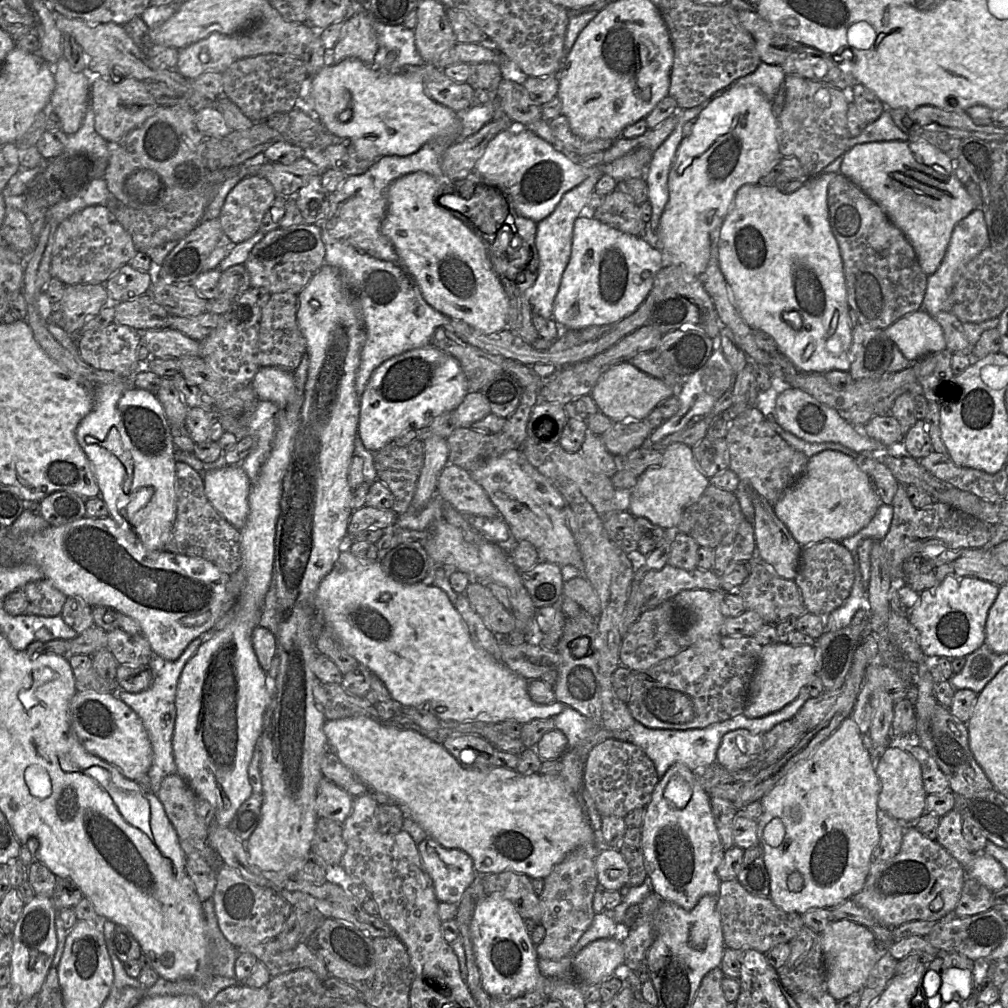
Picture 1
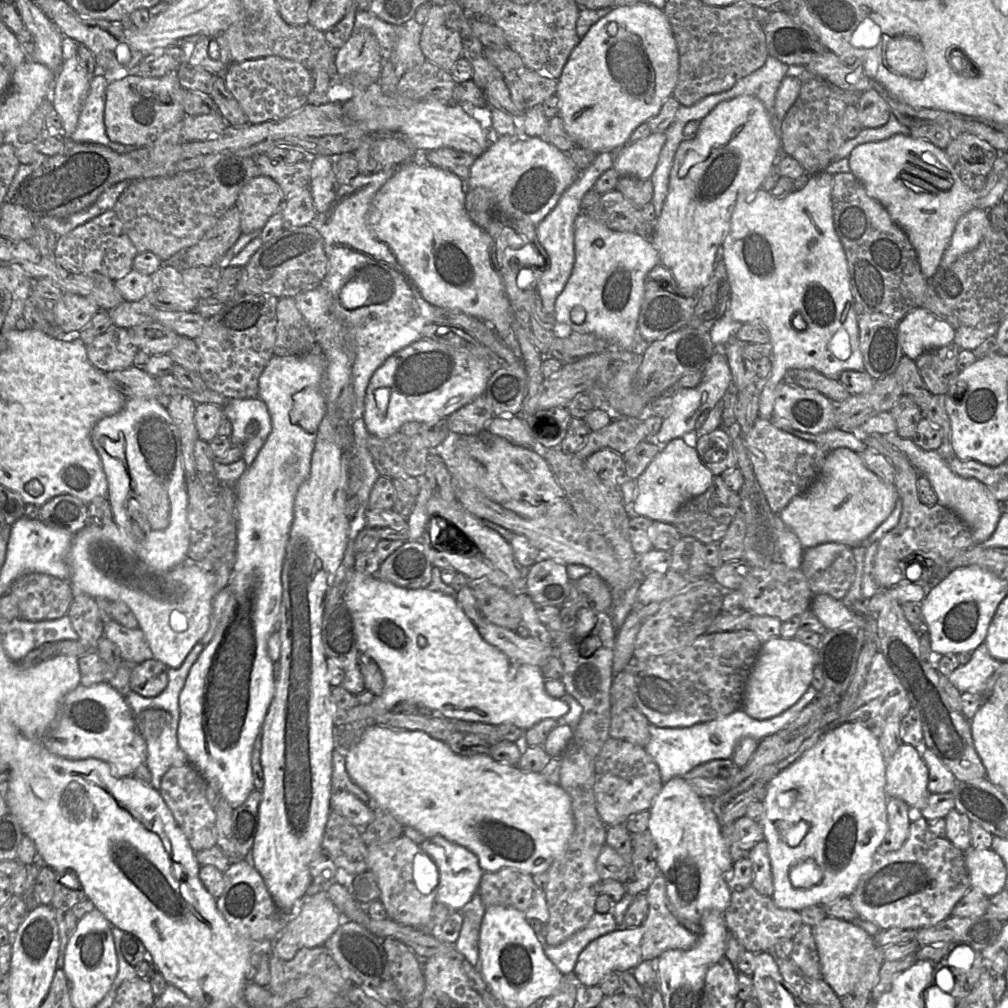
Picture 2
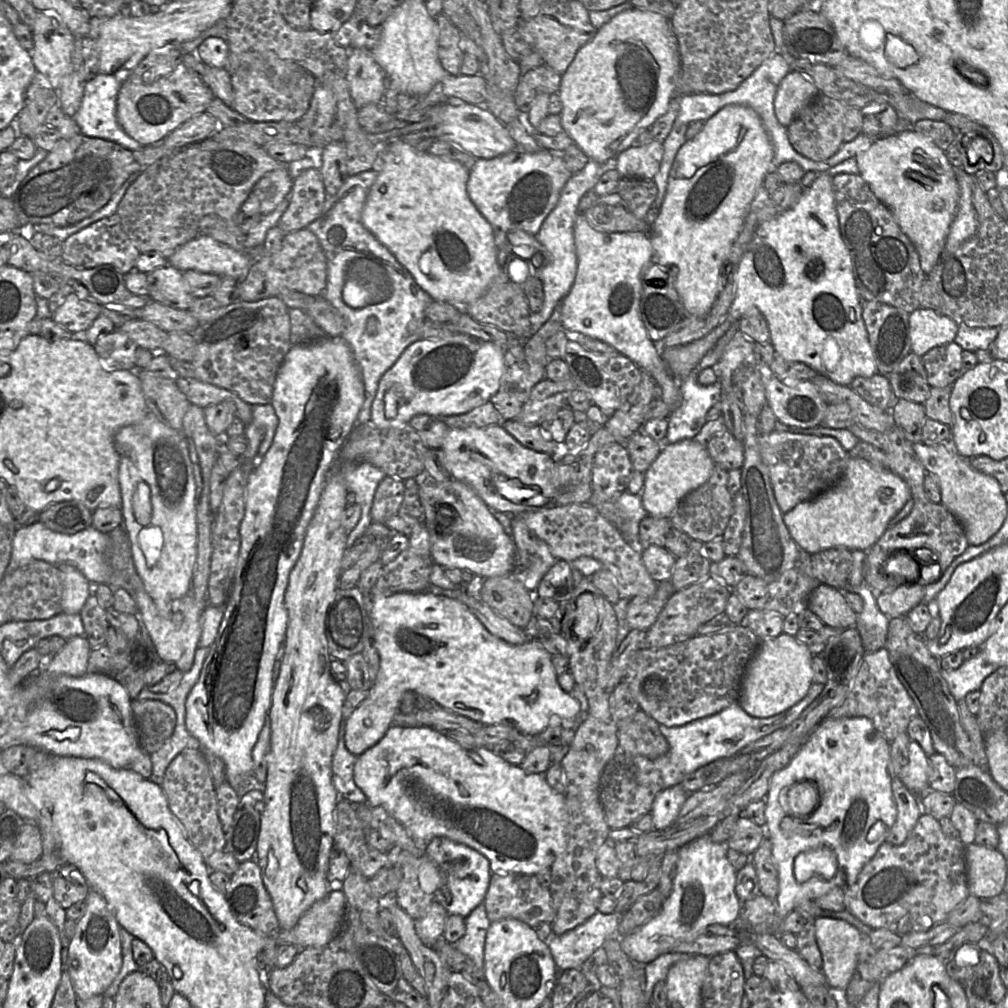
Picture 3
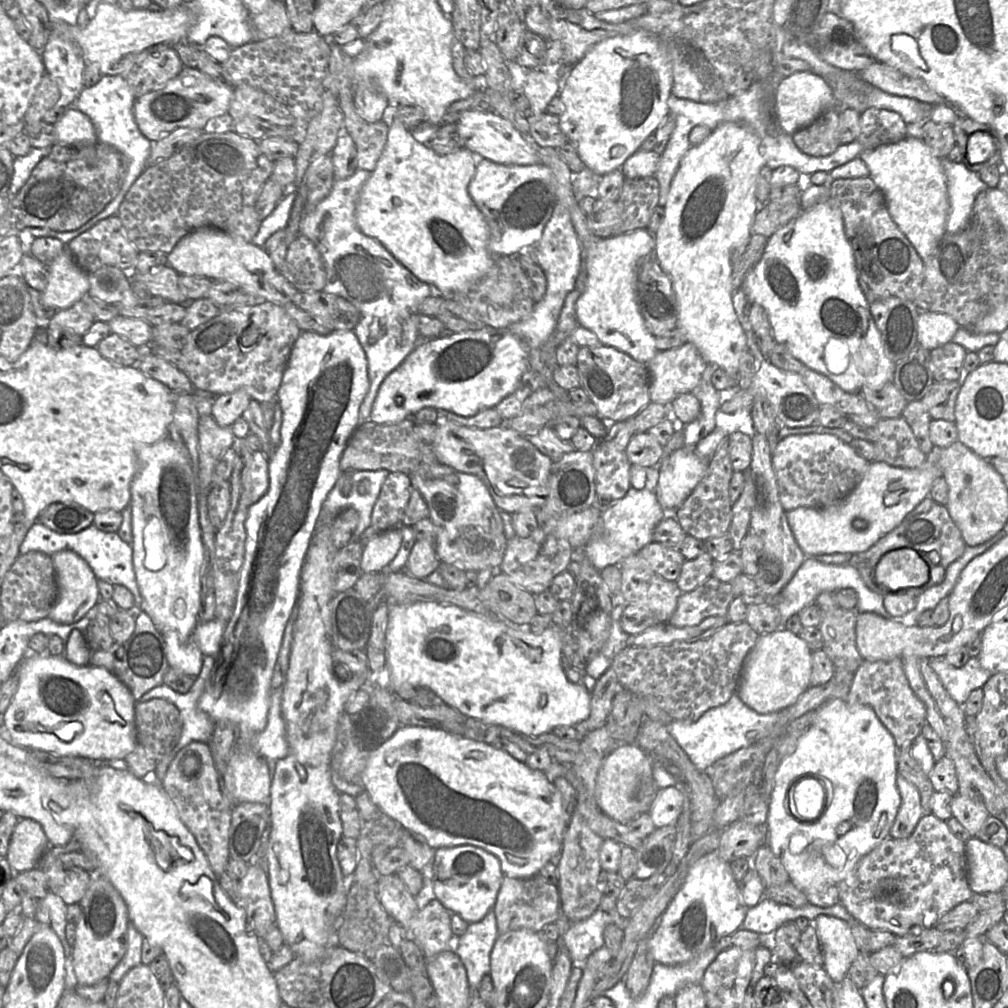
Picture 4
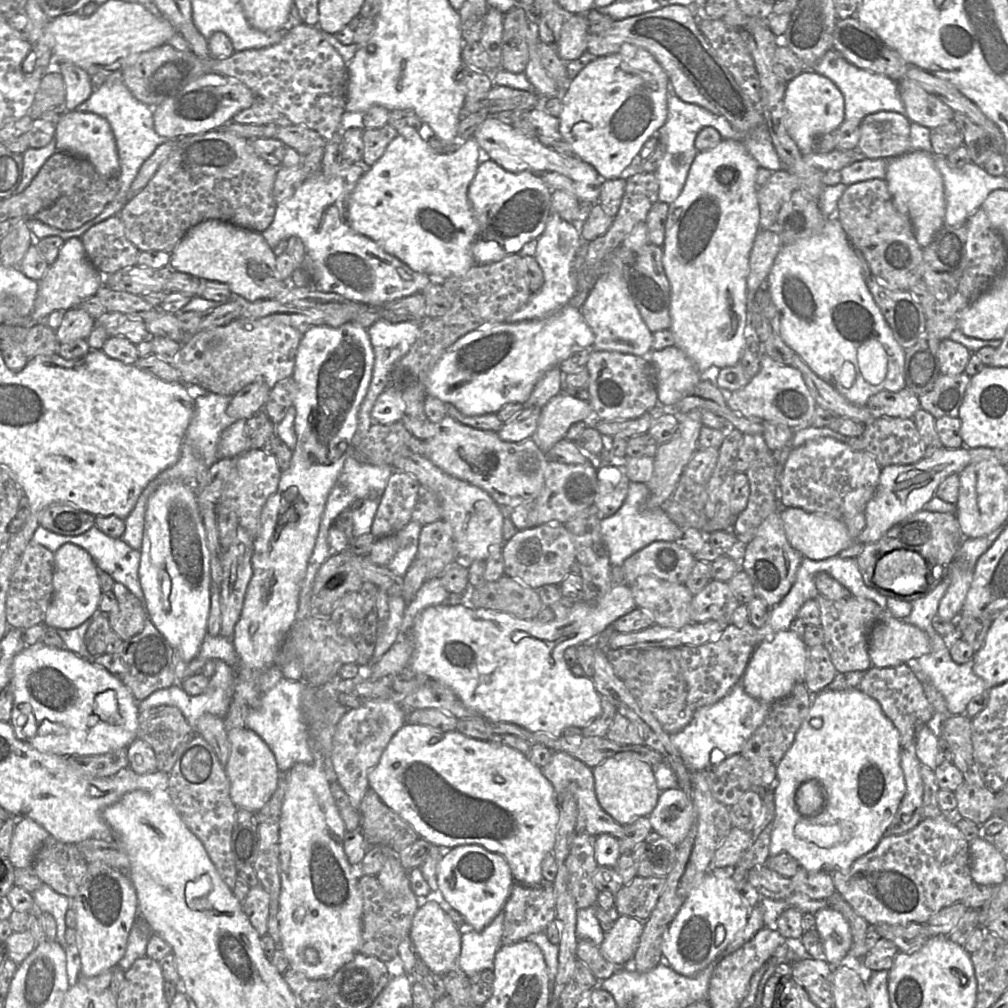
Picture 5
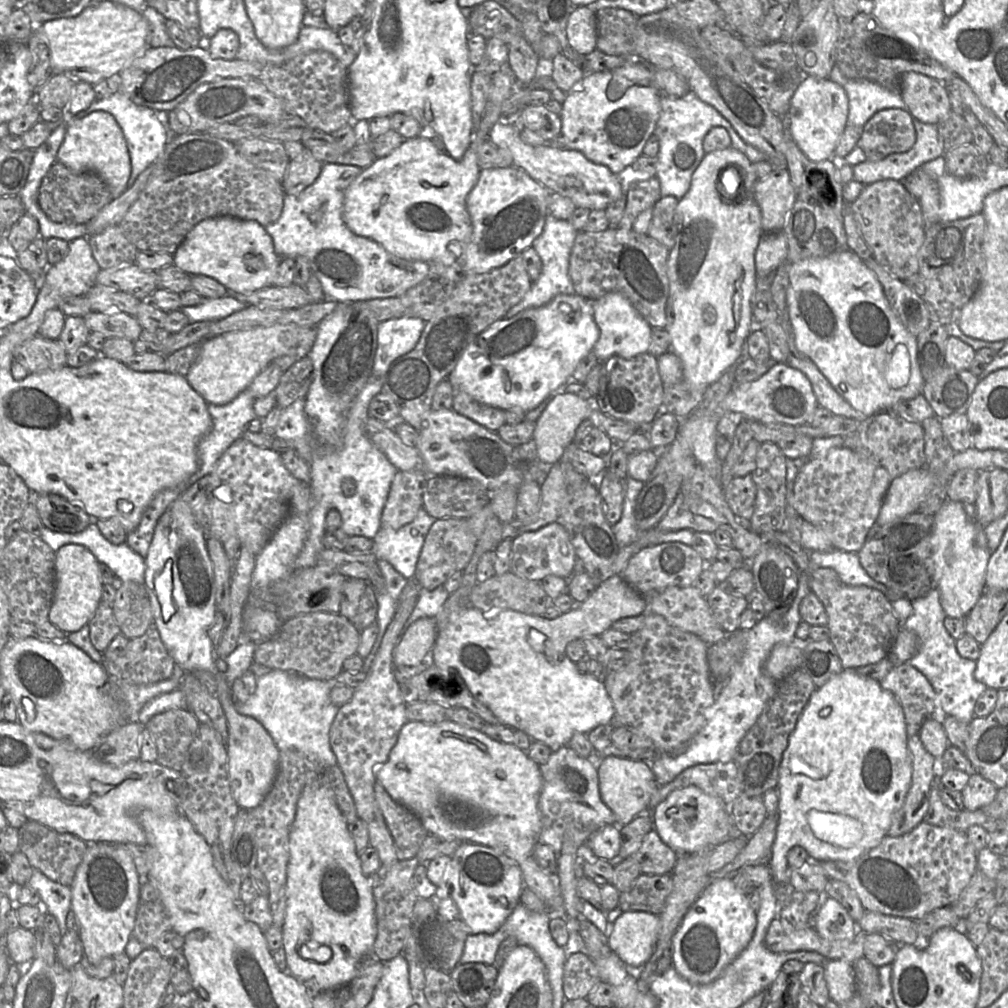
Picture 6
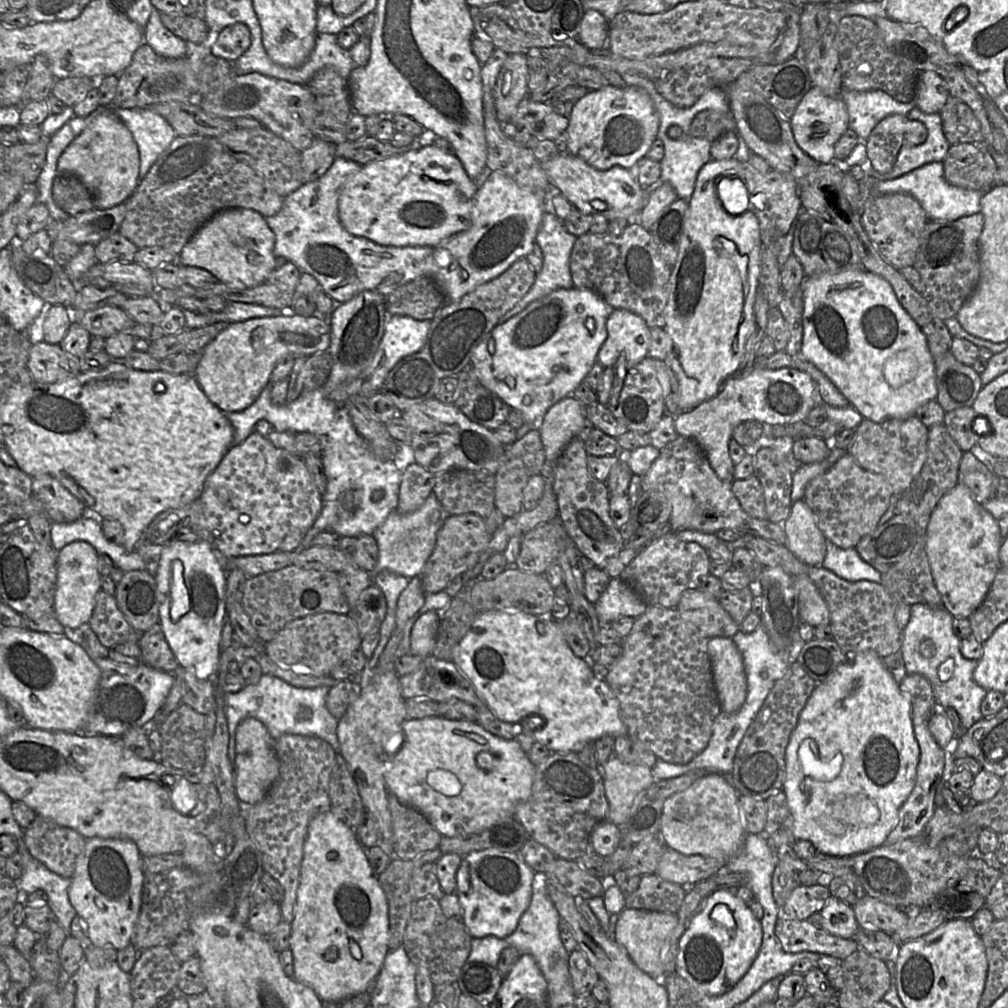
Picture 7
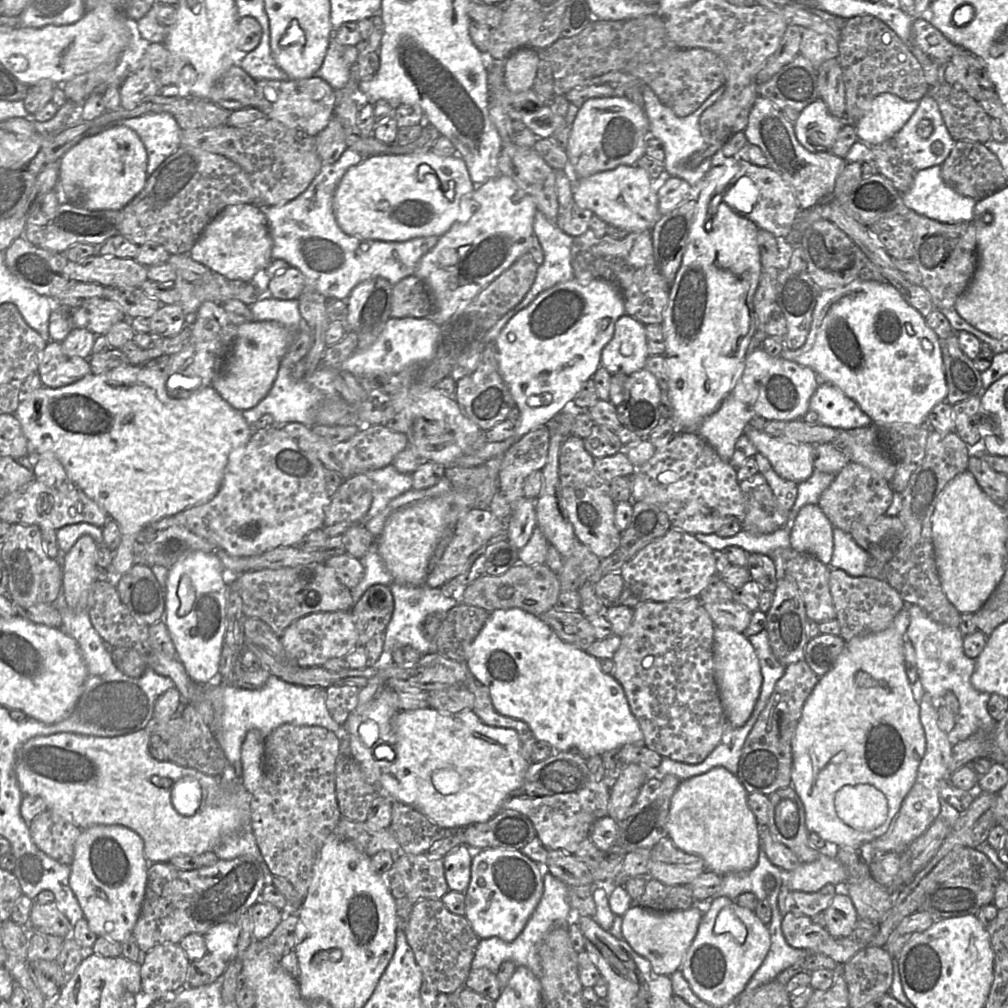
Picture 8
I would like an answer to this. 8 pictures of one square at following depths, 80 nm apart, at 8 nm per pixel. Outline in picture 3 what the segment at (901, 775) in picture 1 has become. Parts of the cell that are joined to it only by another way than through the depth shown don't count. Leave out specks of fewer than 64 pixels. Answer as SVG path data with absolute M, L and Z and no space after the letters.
M911 740L908 750L909 761L901 771L900 780L916 796L923 796L930 790L932 766L919 743Z

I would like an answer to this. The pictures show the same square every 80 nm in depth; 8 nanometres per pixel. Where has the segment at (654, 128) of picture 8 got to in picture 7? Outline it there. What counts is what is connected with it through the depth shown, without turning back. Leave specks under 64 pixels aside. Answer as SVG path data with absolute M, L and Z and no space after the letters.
M626 75L623 77L623 80L627 85L644 89L651 97L659 114L657 139L661 140L664 145L664 156L660 162L660 179L664 183L669 183L673 186L678 198L689 200L694 192L700 169L712 159L709 148L711 142L705 137L692 136L690 134L691 123L698 113L705 110L728 112L730 106L727 92L724 88L711 88L701 95L691 107L679 108L663 98L647 78L639 75Z

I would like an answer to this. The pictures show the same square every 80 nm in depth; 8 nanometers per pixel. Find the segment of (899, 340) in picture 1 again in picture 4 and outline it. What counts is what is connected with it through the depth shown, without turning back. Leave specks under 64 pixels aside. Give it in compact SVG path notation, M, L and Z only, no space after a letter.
M921 311L917 319L917 342L931 351L952 342L959 328L959 324L950 315Z

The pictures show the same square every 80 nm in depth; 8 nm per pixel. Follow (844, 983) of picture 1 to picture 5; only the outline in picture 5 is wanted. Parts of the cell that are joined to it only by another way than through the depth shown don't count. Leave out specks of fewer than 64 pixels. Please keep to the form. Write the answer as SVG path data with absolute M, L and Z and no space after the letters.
M833 908L815 914L815 930L823 946L823 958L833 968L840 965L852 947L852 933L843 914Z

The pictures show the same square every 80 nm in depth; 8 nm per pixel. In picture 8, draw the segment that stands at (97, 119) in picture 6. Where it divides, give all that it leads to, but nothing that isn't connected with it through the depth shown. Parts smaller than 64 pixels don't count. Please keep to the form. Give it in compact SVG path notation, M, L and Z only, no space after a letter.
M115 125L73 146L61 159L57 195L62 203L71 203L91 211L124 209L144 188L148 176L147 151L130 128Z

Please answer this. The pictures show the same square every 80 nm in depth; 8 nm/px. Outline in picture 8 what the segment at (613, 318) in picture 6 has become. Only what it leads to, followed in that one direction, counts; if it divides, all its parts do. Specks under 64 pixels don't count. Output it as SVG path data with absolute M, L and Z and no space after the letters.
M624 314L615 323L614 334L601 352L601 366L609 373L631 375L646 366L645 325Z

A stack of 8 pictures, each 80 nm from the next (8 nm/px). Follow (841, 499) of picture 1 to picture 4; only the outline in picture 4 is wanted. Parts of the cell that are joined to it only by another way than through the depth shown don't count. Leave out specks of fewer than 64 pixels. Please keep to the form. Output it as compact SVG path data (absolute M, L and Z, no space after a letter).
M934 446L933 451L927 455L925 465L914 469L894 467L884 462L870 462L858 485L841 501L826 508L798 507L788 511L787 521L800 548L808 557L833 553L858 554L868 550L898 526L926 497L930 497L933 482L941 477L941 471L936 465L940 450L941 448Z

